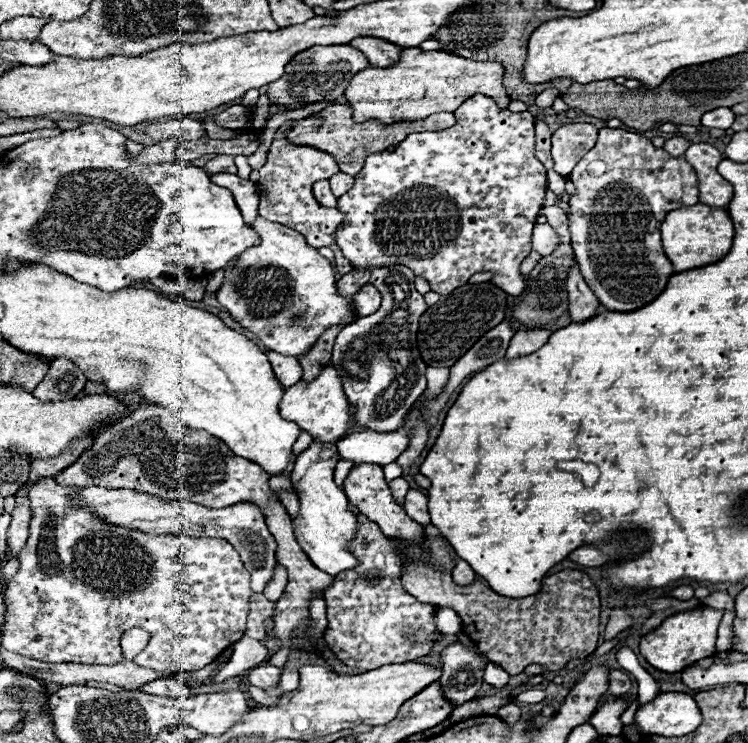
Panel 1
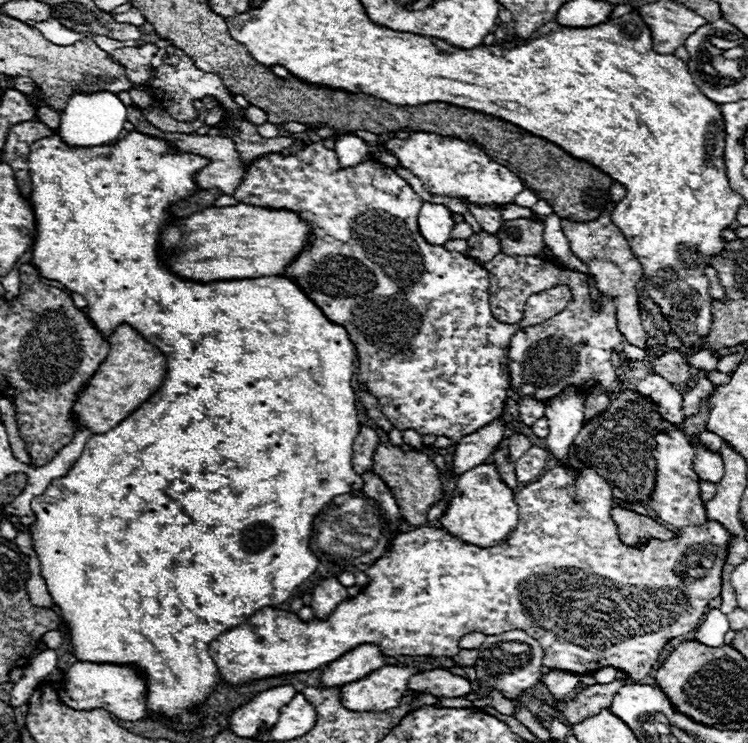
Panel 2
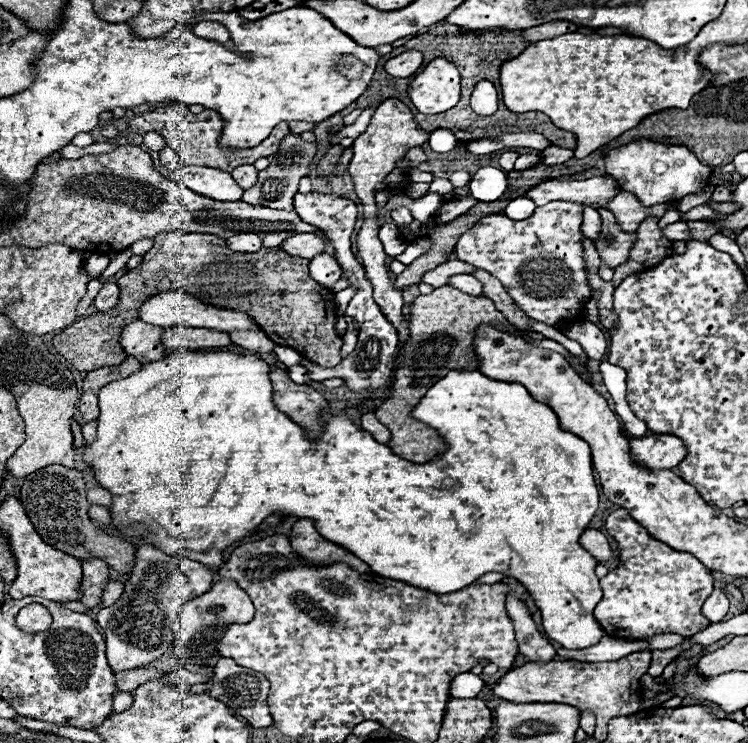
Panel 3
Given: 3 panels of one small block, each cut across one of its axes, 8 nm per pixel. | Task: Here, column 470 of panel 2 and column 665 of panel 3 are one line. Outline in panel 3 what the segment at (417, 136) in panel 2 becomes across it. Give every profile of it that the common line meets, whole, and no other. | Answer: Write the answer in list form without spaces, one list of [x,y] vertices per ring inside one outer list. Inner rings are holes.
[[[636,140],[614,148],[606,154],[606,174],[612,176],[622,190],[632,192],[642,206],[656,206],[676,202],[688,194],[696,194],[708,186],[712,174],[686,146],[668,146],[654,140]]]

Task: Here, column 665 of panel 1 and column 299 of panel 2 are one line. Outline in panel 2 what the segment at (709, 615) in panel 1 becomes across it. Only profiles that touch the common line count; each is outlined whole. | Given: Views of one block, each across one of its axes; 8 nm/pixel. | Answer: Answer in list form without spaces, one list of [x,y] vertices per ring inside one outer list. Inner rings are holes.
[[[556,466],[550,468],[544,476],[540,476],[538,482],[524,486],[520,492],[516,492],[516,502],[520,506],[520,516],[518,516],[518,528],[506,538],[502,540],[498,546],[492,548],[478,548],[474,544],[462,542],[460,538],[448,534],[442,528],[416,528],[410,532],[400,532],[394,538],[394,546],[392,552],[388,552],[382,560],[374,562],[366,574],[368,574],[368,588],[364,588],[356,598],[346,600],[346,604],[340,604],[334,614],[328,620],[318,620],[314,618],[312,622],[302,622],[298,620],[298,616],[294,612],[284,612],[284,610],[276,610],[276,608],[262,608],[258,610],[246,624],[232,628],[230,632],[222,634],[220,640],[216,640],[210,646],[210,654],[214,658],[214,662],[218,664],[218,672],[220,676],[228,682],[228,684],[244,684],[248,680],[256,680],[256,678],[266,678],[266,676],[278,676],[278,674],[292,674],[292,672],[308,672],[308,670],[316,670],[320,666],[326,666],[330,662],[334,662],[336,658],[340,658],[342,654],[346,654],[348,650],[360,646],[360,644],[378,644],[388,656],[456,656],[460,652],[460,638],[470,634],[470,632],[482,632],[486,636],[490,634],[498,634],[498,632],[506,632],[506,630],[524,630],[526,634],[534,636],[544,650],[544,666],[550,670],[568,670],[568,672],[578,672],[578,674],[590,674],[596,672],[604,666],[612,666],[616,670],[622,670],[628,678],[634,680],[642,680],[646,678],[656,666],[658,666],[658,656],[662,652],[662,648],[666,646],[668,640],[688,634],[692,630],[698,628],[702,616],[706,614],[706,606],[712,598],[716,598],[720,594],[720,582],[722,582],[722,566],[726,560],[726,542],[730,538],[730,534],[726,532],[726,528],[720,522],[708,520],[702,526],[688,526],[682,528],[680,534],[670,540],[670,542],[662,542],[662,540],[652,540],[646,550],[628,550],[628,546],[624,546],[620,542],[618,536],[618,526],[612,520],[610,511],[615,505],[614,497],[608,482],[598,476],[594,470],[584,468],[584,470],[572,470],[572,468],[564,468],[564,466]],[[654,586],[658,590],[662,590],[664,594],[654,594]],[[668,588],[668,590],[664,590]],[[628,618],[628,620],[626,620]],[[582,652],[582,654],[580,654]],[[586,656],[586,658],[584,658]]]

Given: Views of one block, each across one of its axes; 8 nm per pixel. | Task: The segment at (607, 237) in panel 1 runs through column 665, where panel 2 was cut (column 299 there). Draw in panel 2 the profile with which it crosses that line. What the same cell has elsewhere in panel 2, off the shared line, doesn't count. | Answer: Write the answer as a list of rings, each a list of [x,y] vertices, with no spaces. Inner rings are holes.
[[[312,142],[310,146],[306,146],[304,150],[284,156],[280,152],[276,154],[264,154],[258,160],[254,160],[246,174],[244,180],[240,182],[240,186],[236,188],[236,192],[232,194],[234,200],[242,202],[242,204],[250,204],[250,206],[260,206],[260,208],[272,208],[272,210],[290,210],[296,212],[302,220],[306,220],[312,228],[312,242],[286,266],[286,270],[280,276],[286,276],[290,280],[294,280],[298,284],[298,288],[314,302],[318,304],[318,308],[324,312],[324,316],[334,322],[340,324],[348,330],[350,340],[356,344],[356,352],[358,352],[358,382],[366,382],[368,390],[380,400],[382,412],[384,416],[398,428],[398,430],[416,430],[418,434],[434,434],[434,436],[448,436],[452,442],[458,442],[462,436],[468,436],[476,430],[480,430],[482,426],[490,424],[492,420],[496,420],[502,412],[504,412],[504,404],[506,404],[506,388],[510,386],[510,378],[508,378],[508,342],[510,338],[526,326],[536,326],[546,322],[548,318],[560,314],[572,300],[572,290],[564,284],[558,284],[550,290],[542,290],[538,294],[532,294],[526,302],[526,310],[524,310],[524,318],[518,324],[504,324],[500,320],[496,320],[490,312],[490,296],[488,296],[488,272],[484,270],[484,266],[476,264],[472,258],[466,258],[460,252],[448,252],[444,246],[432,246],[428,244],[418,230],[418,212],[422,208],[422,198],[414,192],[414,188],[402,180],[392,168],[386,168],[384,164],[378,162],[362,162],[356,164],[352,168],[342,168],[338,156],[334,150],[328,150],[322,146],[322,142]]]

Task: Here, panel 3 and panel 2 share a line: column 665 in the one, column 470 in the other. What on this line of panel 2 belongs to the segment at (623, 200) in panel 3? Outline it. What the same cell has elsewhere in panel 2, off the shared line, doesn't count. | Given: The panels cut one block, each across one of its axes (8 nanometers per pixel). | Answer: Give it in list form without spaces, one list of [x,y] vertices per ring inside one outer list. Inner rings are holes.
[[[468,204],[470,214],[476,218],[476,222],[480,224],[480,228],[488,234],[496,234],[498,228],[502,226],[502,216],[498,212],[498,208],[494,206],[478,206],[478,204]]]

